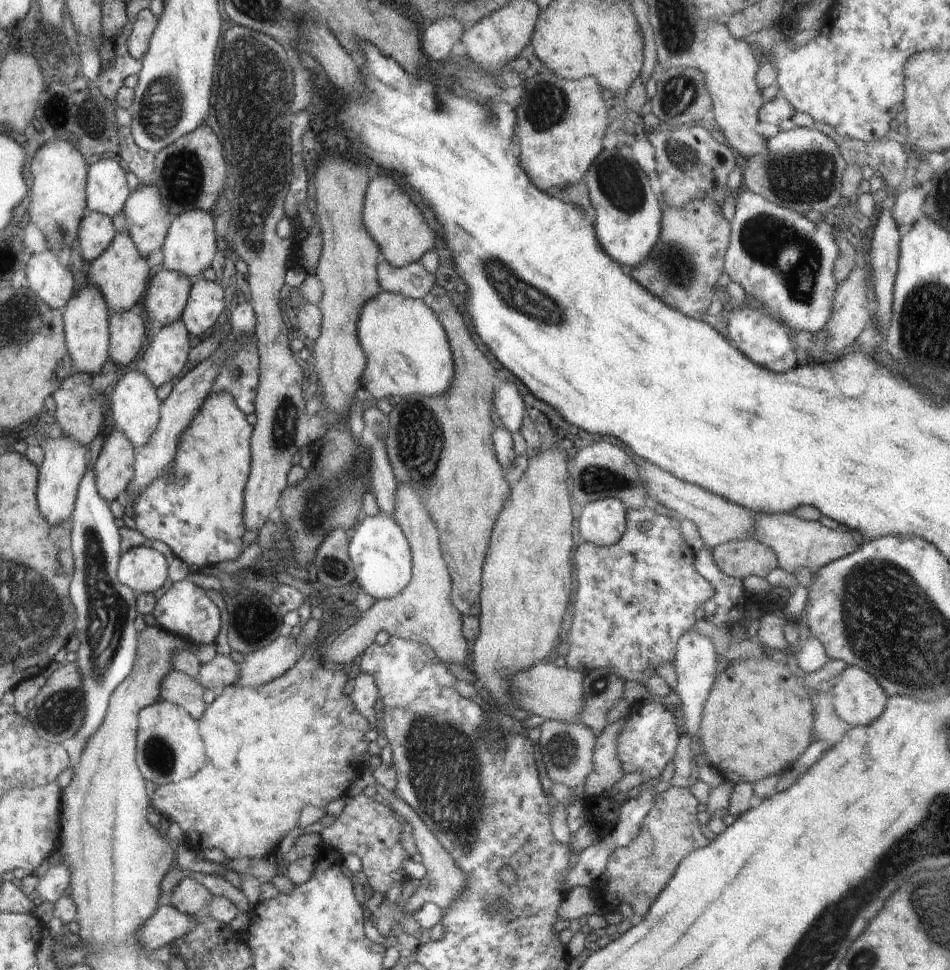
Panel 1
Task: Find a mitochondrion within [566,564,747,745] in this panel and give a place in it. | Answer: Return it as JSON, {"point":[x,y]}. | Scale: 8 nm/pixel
{"point":[600,683]}

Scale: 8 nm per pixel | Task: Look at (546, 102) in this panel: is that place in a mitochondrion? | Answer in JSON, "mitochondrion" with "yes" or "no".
{"mitochondrion":"yes"}

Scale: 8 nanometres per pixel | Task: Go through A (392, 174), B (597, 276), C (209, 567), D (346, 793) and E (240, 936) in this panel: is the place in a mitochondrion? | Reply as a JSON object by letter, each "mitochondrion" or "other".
{"A":"other","B":"other","C":"other","D":"other","E":"other"}

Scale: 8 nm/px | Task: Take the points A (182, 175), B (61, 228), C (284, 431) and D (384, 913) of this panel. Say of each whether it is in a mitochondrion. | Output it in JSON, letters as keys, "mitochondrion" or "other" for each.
{"A":"mitochondrion","B":"mitochondrion","C":"mitochondrion","D":"other"}

